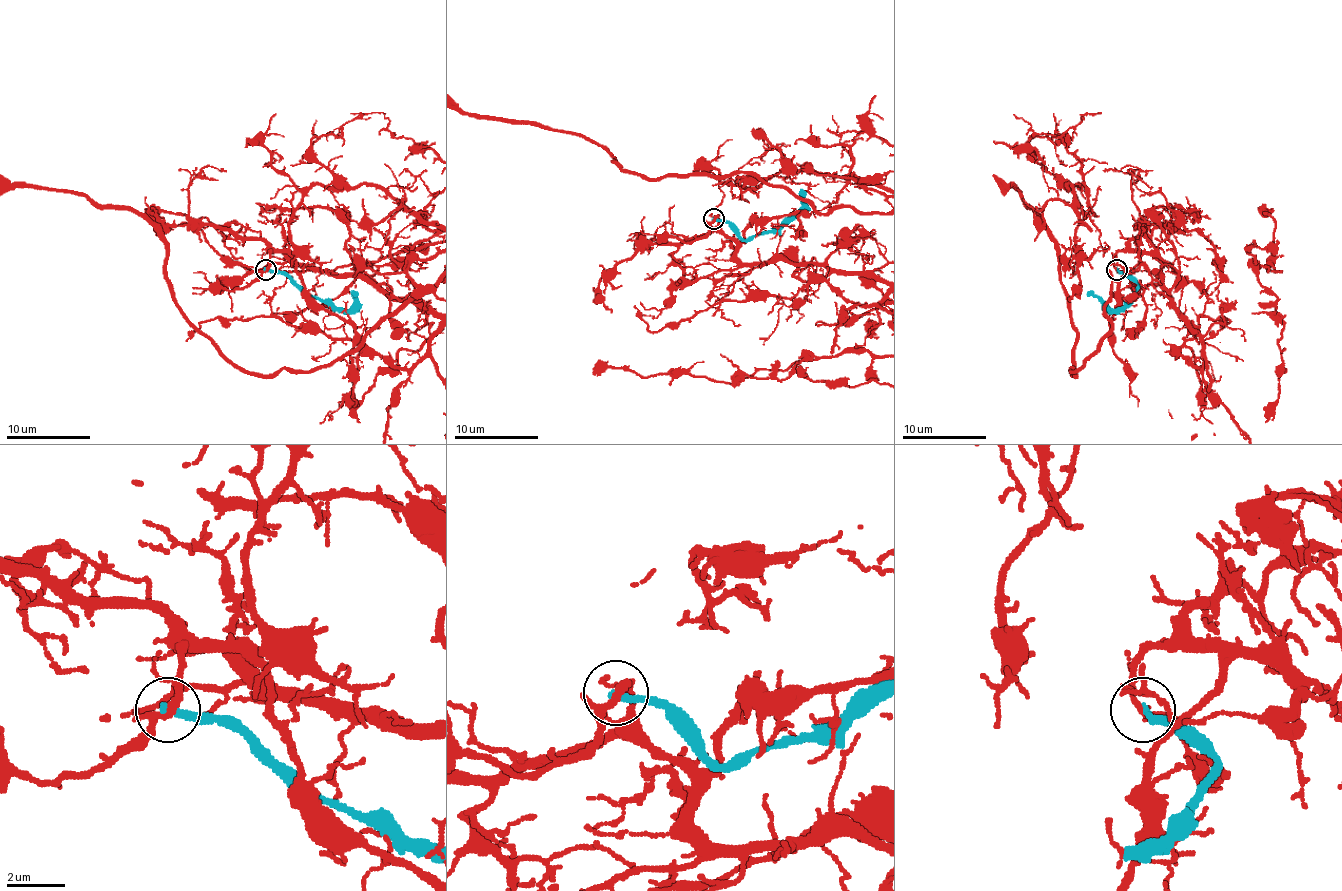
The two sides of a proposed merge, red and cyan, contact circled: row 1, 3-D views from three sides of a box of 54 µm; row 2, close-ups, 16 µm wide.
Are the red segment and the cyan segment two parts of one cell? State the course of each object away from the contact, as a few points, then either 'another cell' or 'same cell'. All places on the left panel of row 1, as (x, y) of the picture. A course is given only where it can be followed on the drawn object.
red runs (266, 270), (290, 255), (366, 337), (307, 371), (241, 371), (178, 304), (142, 217); cyan runs (266, 270), (283, 272), (296, 285), (347, 310), (353, 304), (353, 291); another cell

